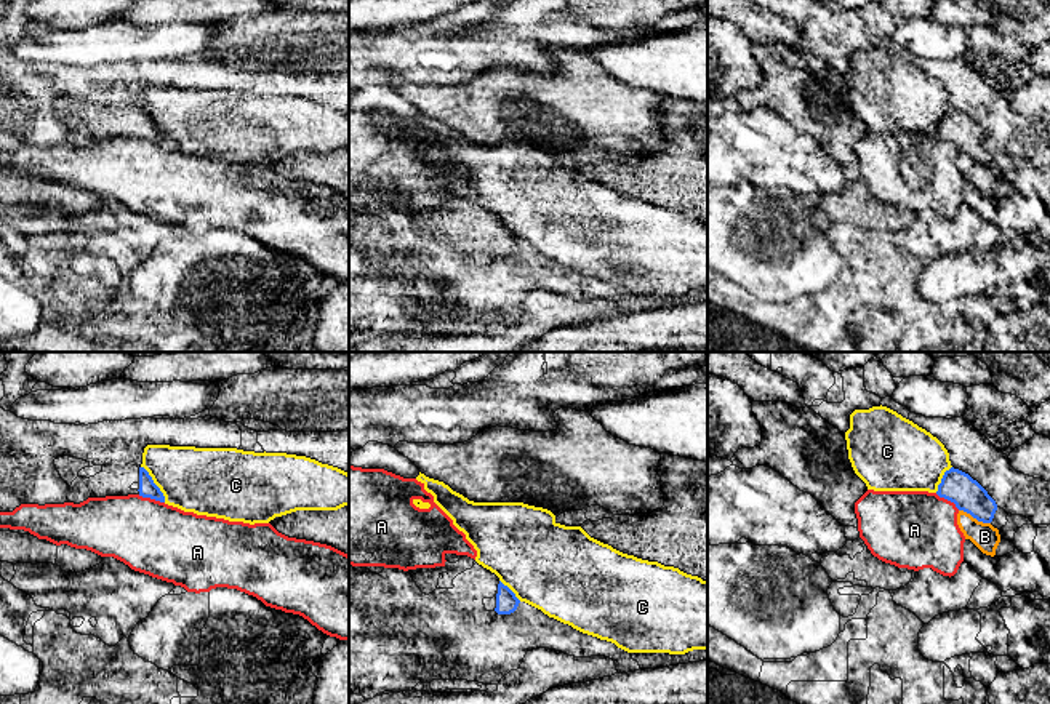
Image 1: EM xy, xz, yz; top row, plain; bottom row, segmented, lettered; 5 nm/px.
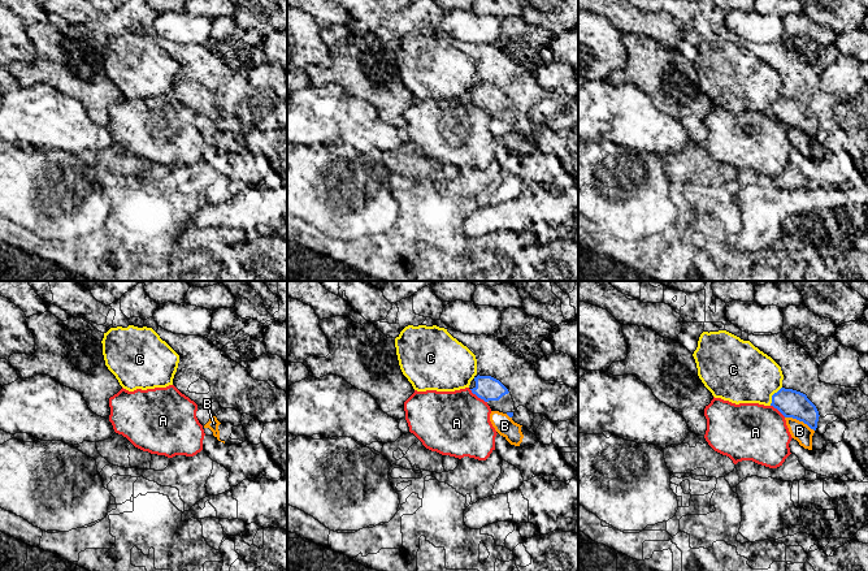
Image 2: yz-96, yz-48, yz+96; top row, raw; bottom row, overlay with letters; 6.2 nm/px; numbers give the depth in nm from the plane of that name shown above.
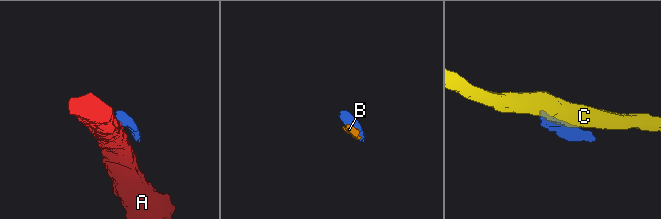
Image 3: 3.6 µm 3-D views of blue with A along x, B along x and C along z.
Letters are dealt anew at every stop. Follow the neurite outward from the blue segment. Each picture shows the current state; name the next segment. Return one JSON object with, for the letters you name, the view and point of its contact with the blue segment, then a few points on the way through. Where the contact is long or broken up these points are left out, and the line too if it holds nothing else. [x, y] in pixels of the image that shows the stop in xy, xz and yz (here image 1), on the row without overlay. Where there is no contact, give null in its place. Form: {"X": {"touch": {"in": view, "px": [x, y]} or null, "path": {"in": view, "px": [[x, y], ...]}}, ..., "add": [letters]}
{"add": []}

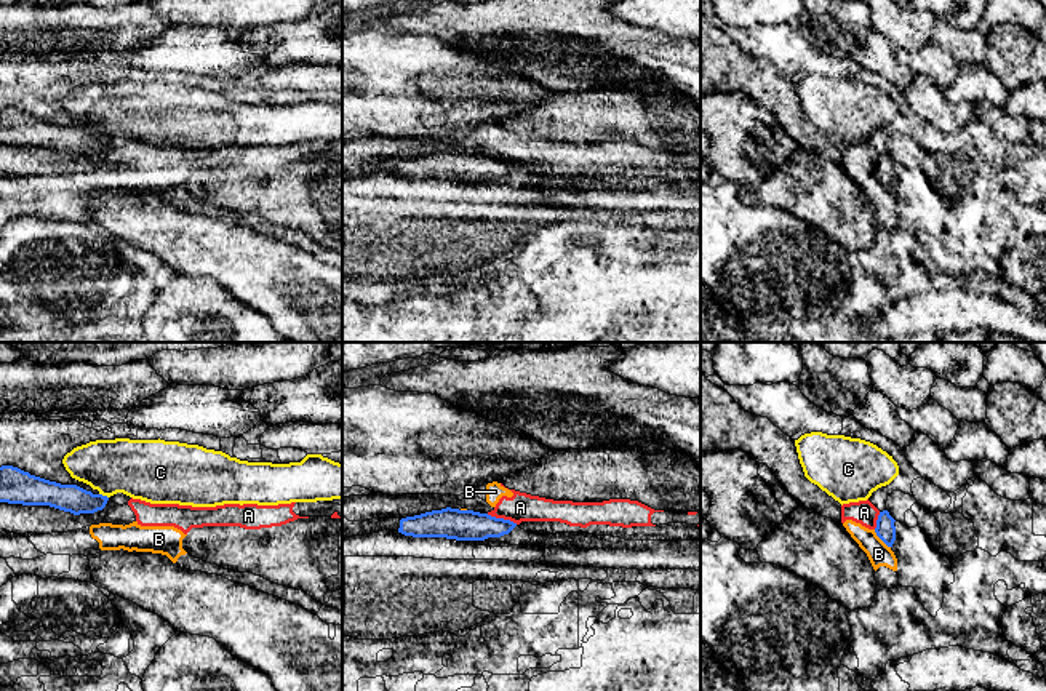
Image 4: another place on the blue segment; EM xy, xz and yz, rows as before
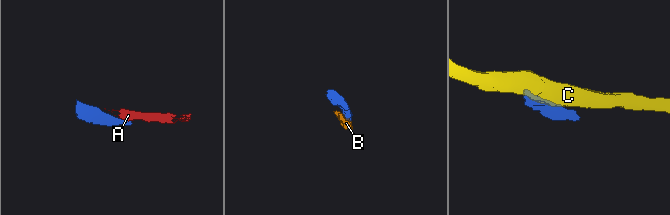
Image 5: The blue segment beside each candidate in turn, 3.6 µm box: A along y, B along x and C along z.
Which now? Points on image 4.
{"B": {"touch": {"in": "yz", "px": [882, 181]}, "path": {"in": "yz", "px": [[885, 171], [882, 181], [878, 195]]}}, "add": ["B"]}

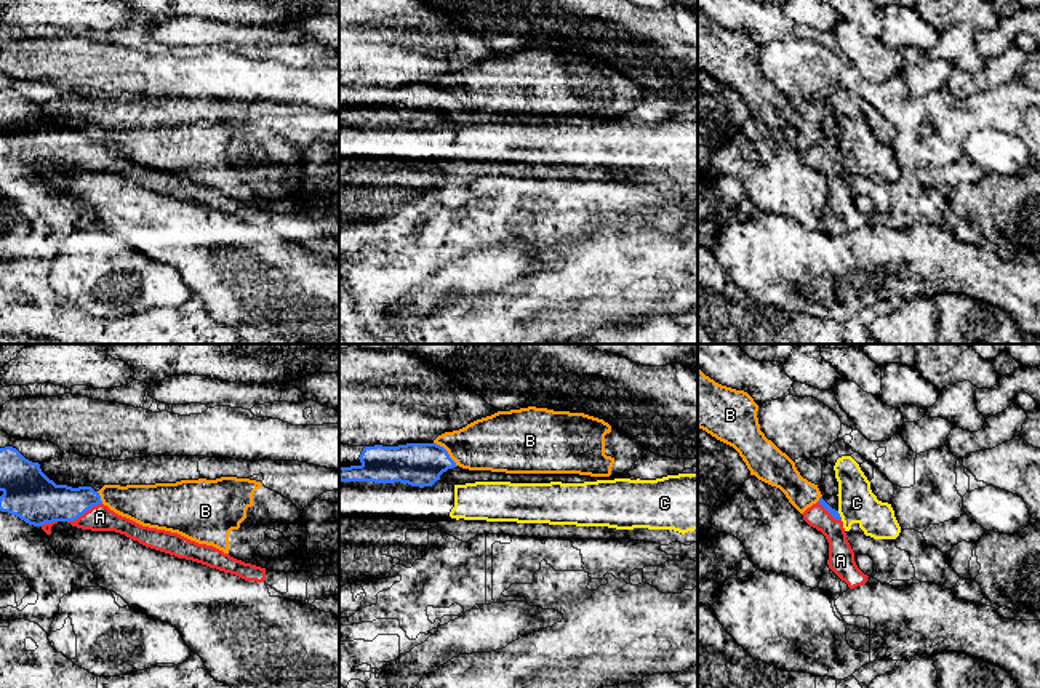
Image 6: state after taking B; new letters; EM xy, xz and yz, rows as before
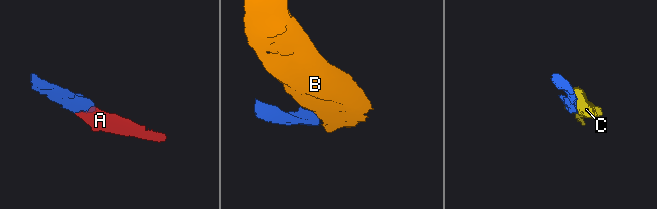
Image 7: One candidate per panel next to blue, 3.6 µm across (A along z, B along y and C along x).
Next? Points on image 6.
{"A": {"touch": {"in": "xy", "px": [84, 154]}, "path": {"in": "xy", "px": [[36, 141], [74, 146], [84, 154], [100, 159]]}}, "add": ["A"]}

